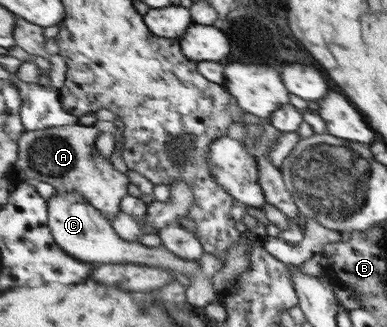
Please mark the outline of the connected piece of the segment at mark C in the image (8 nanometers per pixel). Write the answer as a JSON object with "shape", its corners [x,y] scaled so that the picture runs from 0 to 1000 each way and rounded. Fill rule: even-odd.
{"shape":[[[142,587],[124,612],[127,691],[142,737],[191,789],[238,804],[240,810],[346,804],[388,810],[390,817],[439,820],[473,841],[504,838],[514,823],[512,798],[475,795],[439,771],[421,746],[406,755],[382,755],[359,737],[336,740],[310,728],[300,700],[258,642],[209,587]]]}

